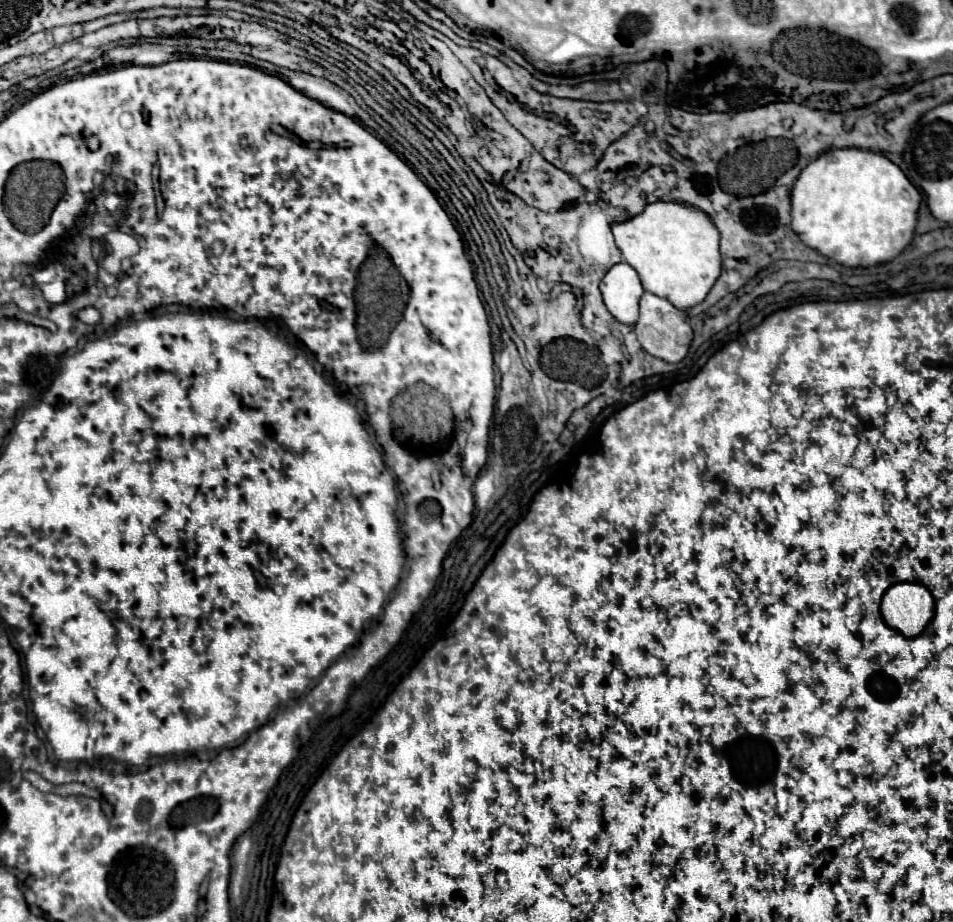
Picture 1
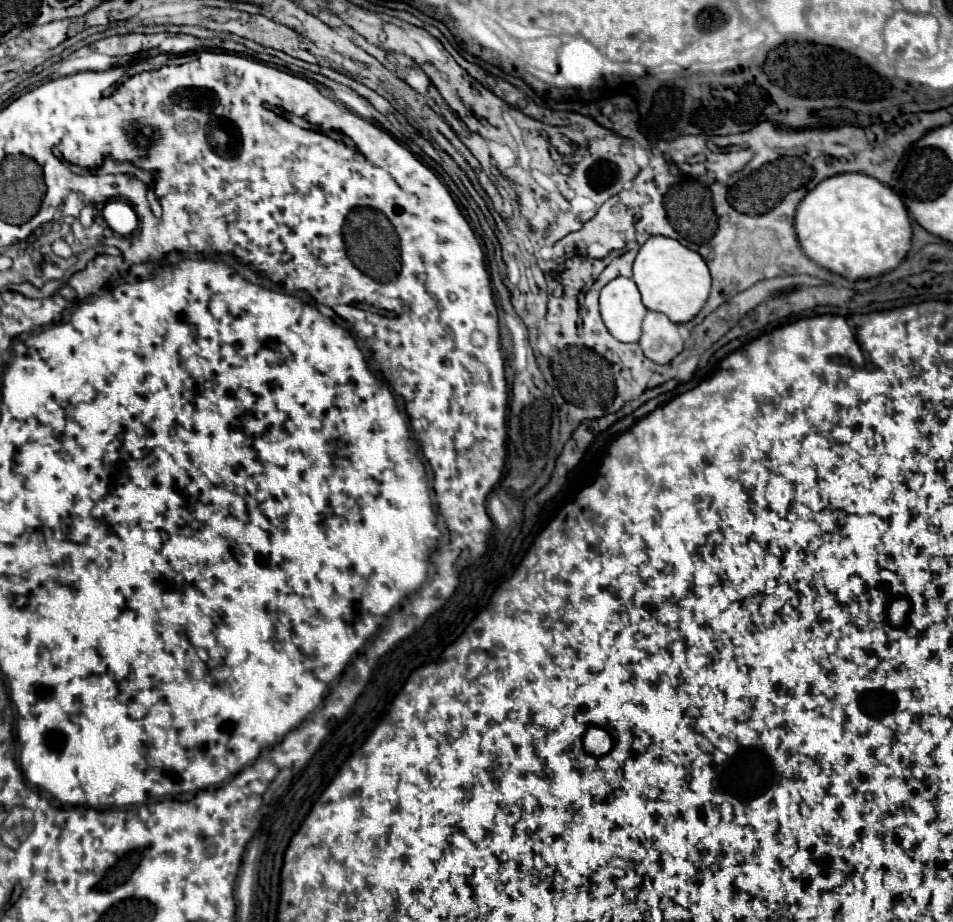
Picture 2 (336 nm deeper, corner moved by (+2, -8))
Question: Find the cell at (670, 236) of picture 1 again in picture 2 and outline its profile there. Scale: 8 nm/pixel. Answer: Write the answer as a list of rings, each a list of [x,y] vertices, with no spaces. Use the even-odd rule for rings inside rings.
[[[651,236],[639,248],[633,264],[633,282],[641,292],[645,308],[663,312],[675,324],[685,324],[695,318],[697,312],[705,306],[711,290],[711,274],[701,254],[667,236]]]

